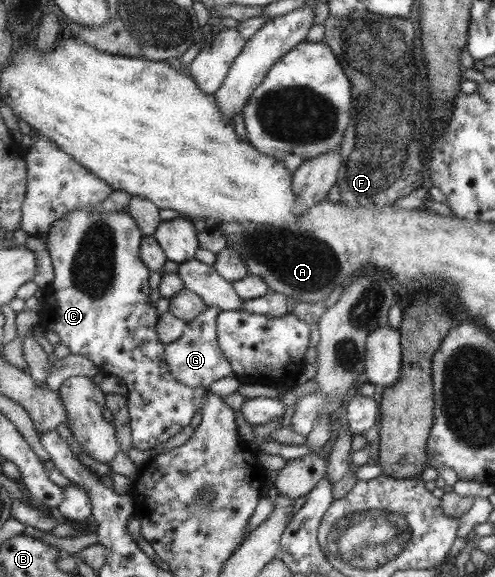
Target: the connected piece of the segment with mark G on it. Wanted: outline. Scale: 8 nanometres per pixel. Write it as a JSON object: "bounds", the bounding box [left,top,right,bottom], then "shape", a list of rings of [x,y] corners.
{"bounds":[165,306,233,389],"shape":[[[206,306],[199,316],[187,322],[186,329],[172,342],[165,345],[165,362],[169,364],[171,376],[181,384],[187,384],[189,388],[207,389],[211,383],[223,377],[233,376],[233,367],[229,360],[222,354],[217,340],[217,307]]]}

